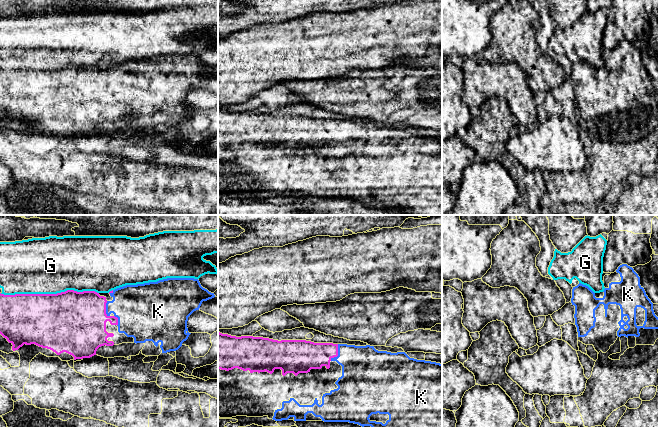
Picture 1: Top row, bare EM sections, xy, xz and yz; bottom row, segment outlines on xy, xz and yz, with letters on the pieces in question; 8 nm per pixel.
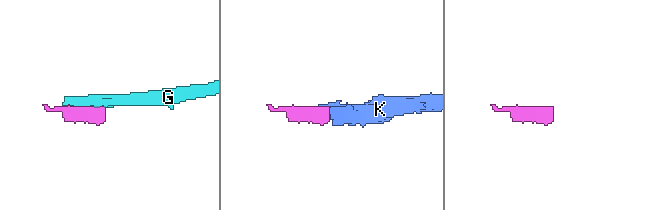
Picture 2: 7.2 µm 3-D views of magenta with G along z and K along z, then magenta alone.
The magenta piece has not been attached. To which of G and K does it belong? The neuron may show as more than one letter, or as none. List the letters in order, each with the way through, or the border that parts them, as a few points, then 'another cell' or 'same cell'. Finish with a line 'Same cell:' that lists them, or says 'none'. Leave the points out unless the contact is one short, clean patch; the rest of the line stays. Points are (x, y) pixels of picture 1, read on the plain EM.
G: another cell
K: way xz (306, 131), (337, 129), (351, 133), (364, 144); same cell
Same cell: K

